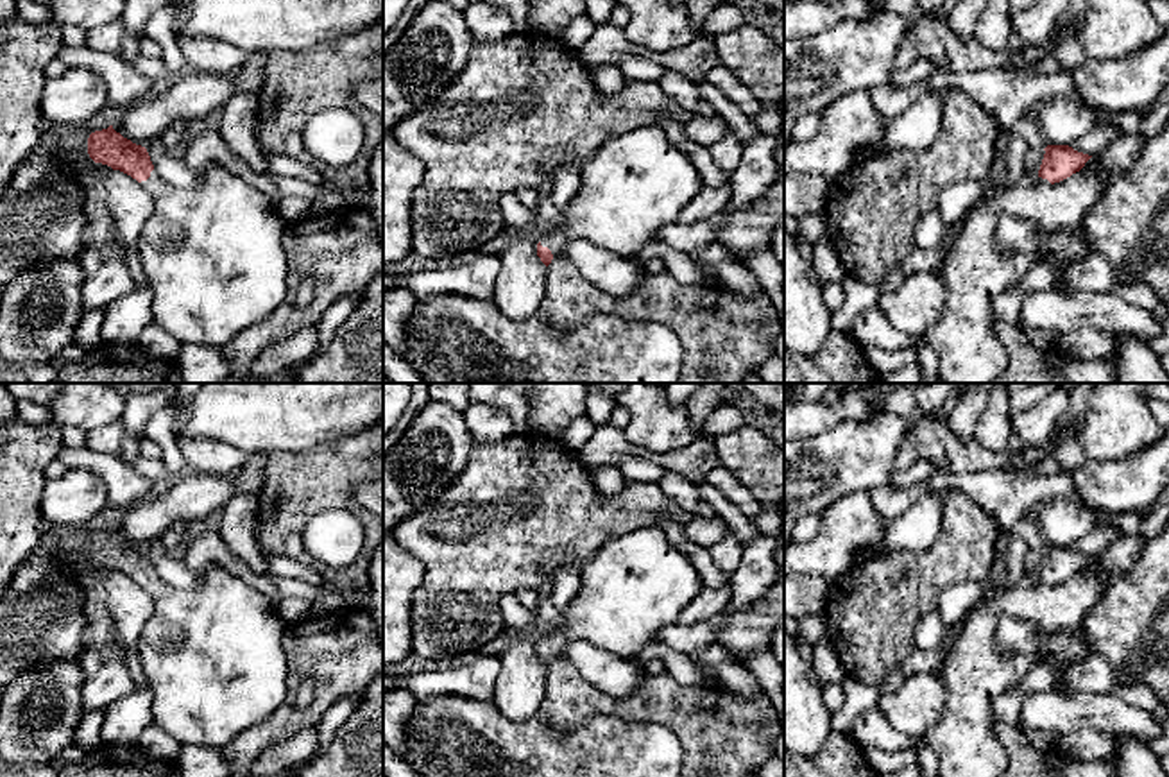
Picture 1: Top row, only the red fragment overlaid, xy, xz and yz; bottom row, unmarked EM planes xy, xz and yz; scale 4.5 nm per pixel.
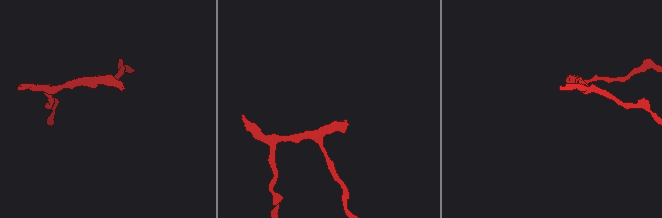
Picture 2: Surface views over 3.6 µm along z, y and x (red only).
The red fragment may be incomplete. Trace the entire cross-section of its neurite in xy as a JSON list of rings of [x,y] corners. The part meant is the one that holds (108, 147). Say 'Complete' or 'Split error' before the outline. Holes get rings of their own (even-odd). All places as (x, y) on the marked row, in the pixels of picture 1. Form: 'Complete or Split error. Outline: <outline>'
Split error. Outline: [[[113,125],[90,134],[88,154],[95,163],[131,175],[154,197],[154,211],[138,236],[136,251],[147,276],[147,288],[152,292],[154,322],[181,346],[227,346],[240,331],[265,320],[286,299],[286,254],[283,249],[286,226],[272,197],[220,165],[209,165],[199,172],[199,184],[193,188],[174,186],[158,175],[147,149],[124,138]]]

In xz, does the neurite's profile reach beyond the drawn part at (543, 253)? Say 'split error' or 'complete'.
split error

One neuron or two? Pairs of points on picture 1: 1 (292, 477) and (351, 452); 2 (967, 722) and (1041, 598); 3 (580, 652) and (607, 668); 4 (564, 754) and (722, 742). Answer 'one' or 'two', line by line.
1: one
2: one
3: one
4: two

